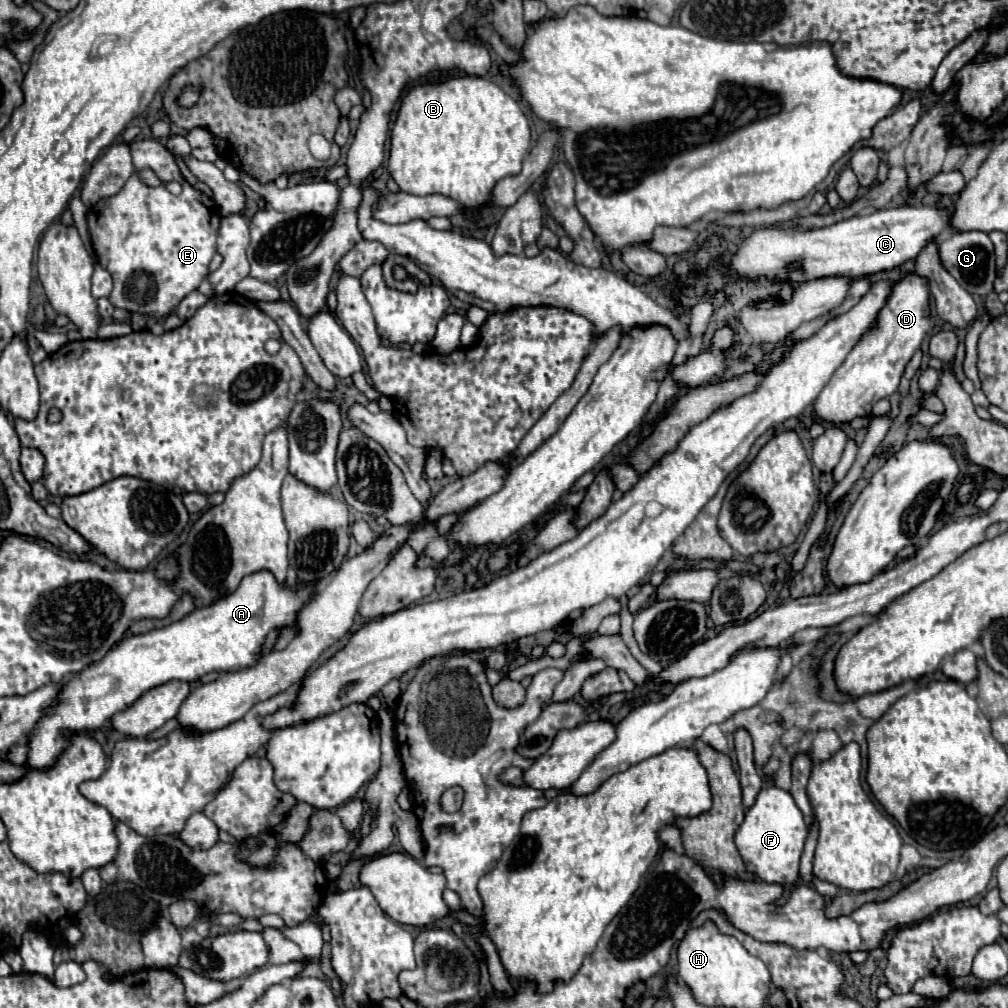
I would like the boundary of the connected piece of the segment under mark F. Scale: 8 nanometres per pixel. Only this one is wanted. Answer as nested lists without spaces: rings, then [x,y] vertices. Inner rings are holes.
[[[776,786],[762,788],[756,798],[756,804],[746,810],[746,818],[736,832],[736,848],[748,872],[752,872],[758,880],[766,884],[780,884],[784,888],[784,898],[776,900],[774,904],[788,902],[786,896],[790,888],[798,884],[798,864],[806,836],[808,836],[808,828],[790,792],[784,792]]]

